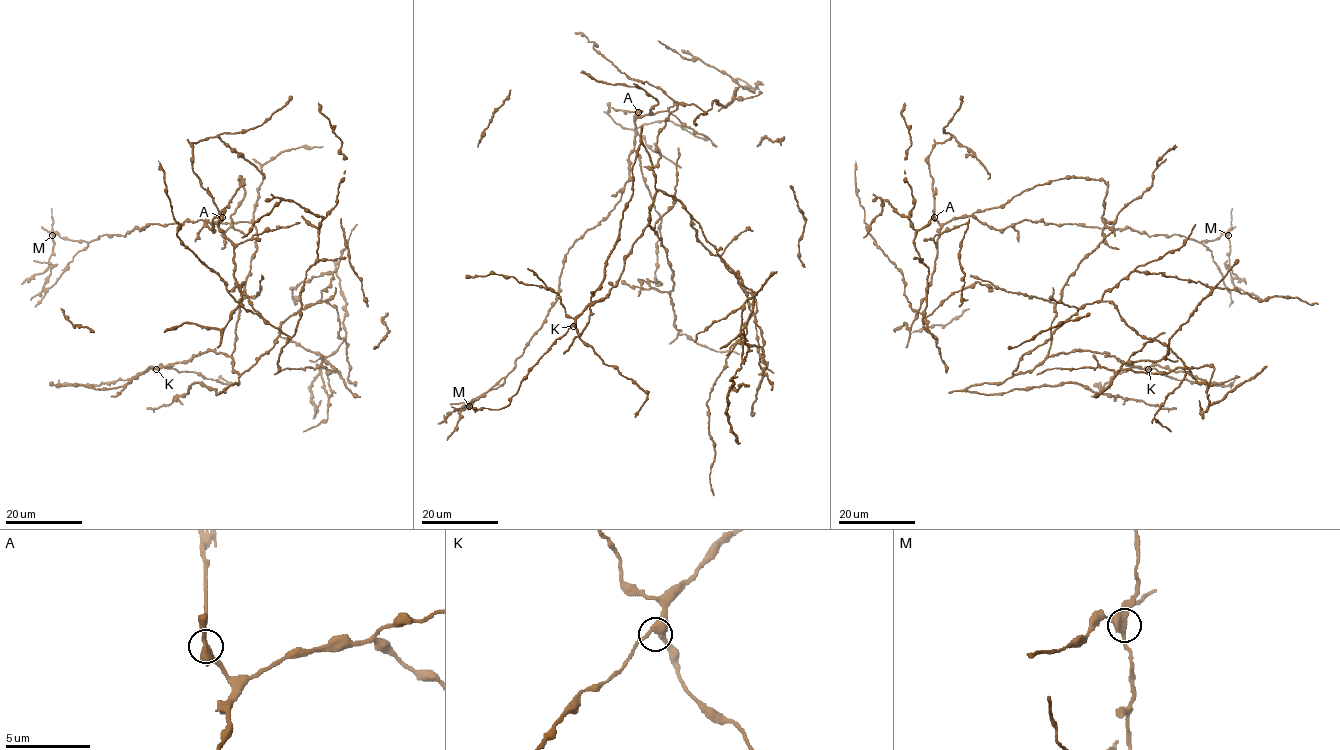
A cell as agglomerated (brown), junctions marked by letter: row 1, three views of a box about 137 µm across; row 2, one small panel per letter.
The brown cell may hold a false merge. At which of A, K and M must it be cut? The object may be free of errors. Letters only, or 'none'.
M

